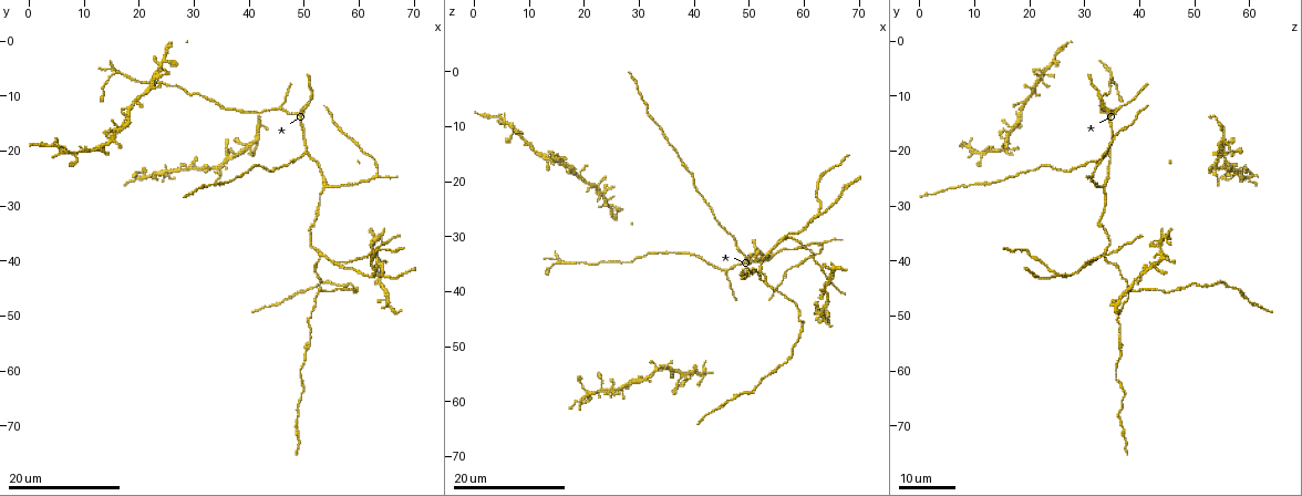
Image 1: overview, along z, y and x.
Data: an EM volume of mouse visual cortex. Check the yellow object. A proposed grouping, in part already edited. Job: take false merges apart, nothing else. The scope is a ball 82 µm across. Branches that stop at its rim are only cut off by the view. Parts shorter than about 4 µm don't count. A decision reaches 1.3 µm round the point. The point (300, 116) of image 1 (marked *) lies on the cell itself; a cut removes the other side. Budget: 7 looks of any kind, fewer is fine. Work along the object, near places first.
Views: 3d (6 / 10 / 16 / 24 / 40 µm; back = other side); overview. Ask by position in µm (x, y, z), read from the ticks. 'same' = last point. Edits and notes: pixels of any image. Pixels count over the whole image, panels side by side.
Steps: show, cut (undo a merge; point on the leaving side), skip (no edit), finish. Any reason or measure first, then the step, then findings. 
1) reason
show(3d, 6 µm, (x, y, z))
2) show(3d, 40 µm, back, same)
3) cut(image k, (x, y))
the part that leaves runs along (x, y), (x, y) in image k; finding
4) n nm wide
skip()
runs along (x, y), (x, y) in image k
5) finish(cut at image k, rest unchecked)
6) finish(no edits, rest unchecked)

show(3d, 16 µm, (50.5, 21.0, 34.5))

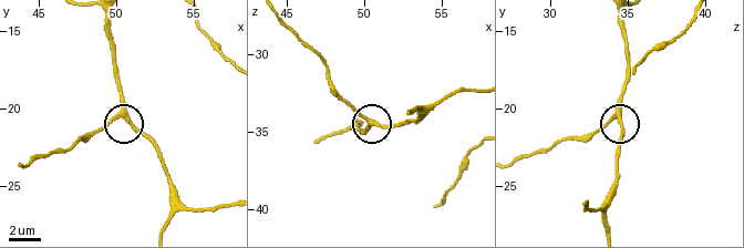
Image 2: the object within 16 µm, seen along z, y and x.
show(3d, 6 µm, (50.2, 20.4, 34.4))

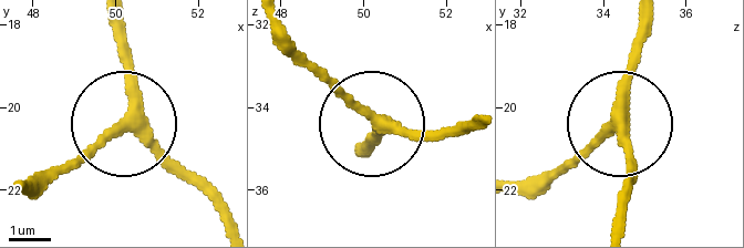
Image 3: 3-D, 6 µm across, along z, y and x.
280 nm wide
skip()
runs along (110, 21), (127, 116), (37, 197) in image 3; one cell here

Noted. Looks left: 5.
two arms in line, one across
show(3d, 24 µm, (53.0, 39.0, 33.5))

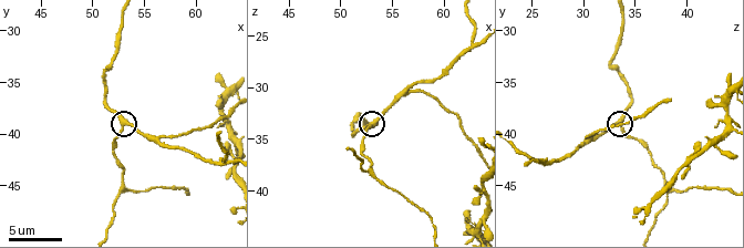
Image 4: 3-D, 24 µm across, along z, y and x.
show(3d, 10 µm, (53.0, 39.0, 33.4))

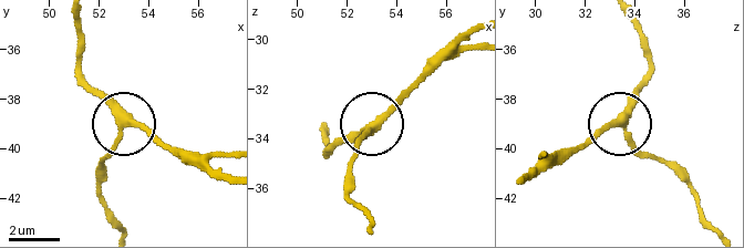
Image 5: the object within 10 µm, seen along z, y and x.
show(3d, 6 µm, (53.0, 39.0, 33.4))

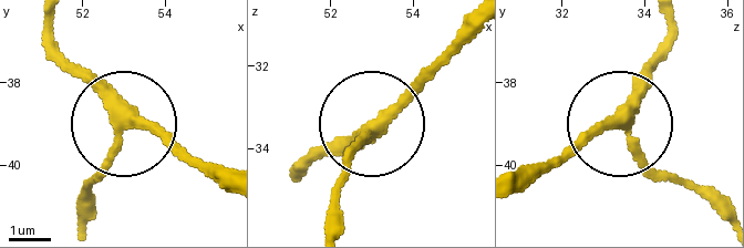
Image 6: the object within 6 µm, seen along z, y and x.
3 arms
skip()
one cell here

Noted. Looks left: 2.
a fork
show(3d, 10 µm, (56.4, 40.2, 30.2))

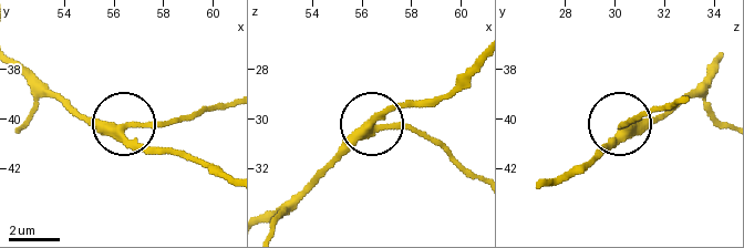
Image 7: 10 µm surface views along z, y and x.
3 arms
skip()
runs along (23, 66), (80, 115), (119, 123), (131, 141), (161, 153) in image 7; one cell here

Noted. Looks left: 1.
finish(no edits, rest unchecked)

